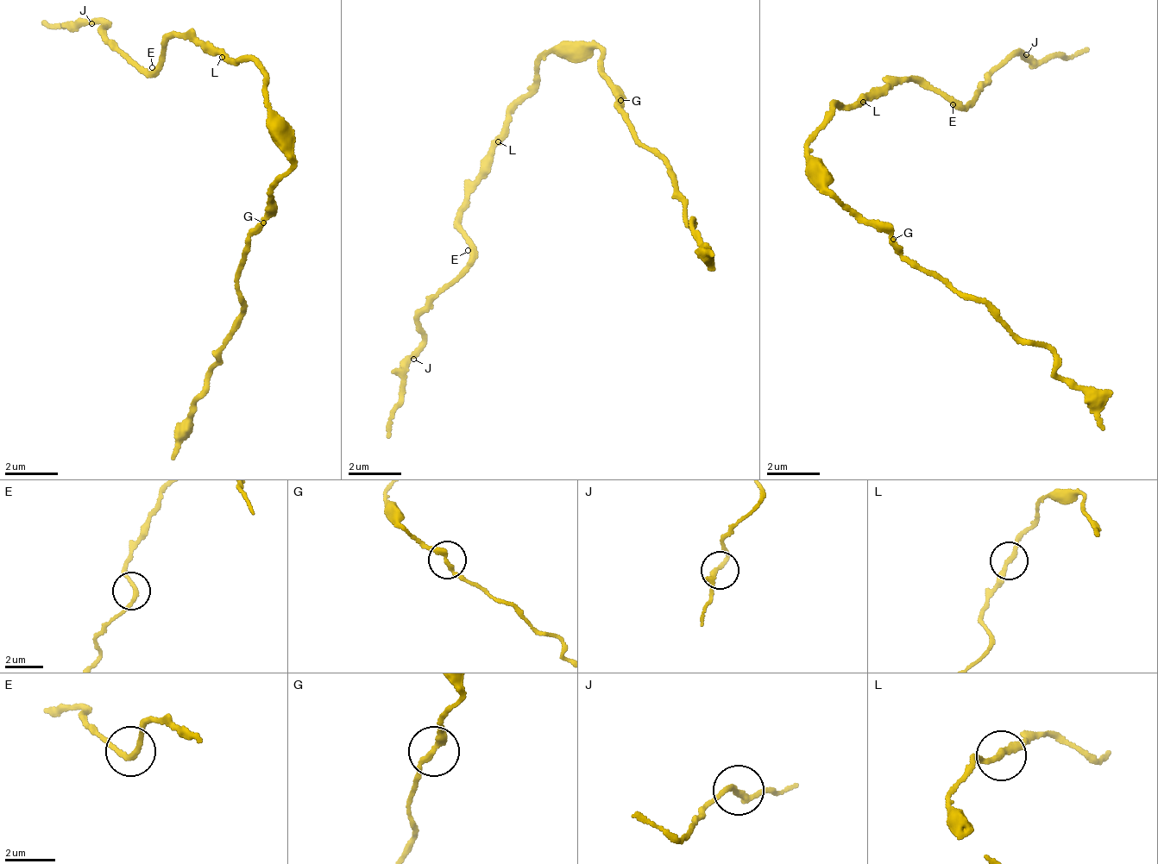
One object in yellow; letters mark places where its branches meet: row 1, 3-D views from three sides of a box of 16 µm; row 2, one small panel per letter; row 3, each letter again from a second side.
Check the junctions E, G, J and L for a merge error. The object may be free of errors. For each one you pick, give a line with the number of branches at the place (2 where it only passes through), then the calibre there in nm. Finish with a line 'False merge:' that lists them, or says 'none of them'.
False merge: none of them

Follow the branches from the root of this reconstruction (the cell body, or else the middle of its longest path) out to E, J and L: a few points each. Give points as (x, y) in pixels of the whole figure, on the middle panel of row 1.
E: (537, 68), (537, 80), (506, 122), (488, 178), (459, 215), (459, 233), (470, 241), (468, 250)
J: (537, 68), (506, 122), (488, 178), (459, 215), (474, 264), (420, 318), (425, 337), (413, 359)
L: (537, 68), (537, 80), (506, 122), (506, 134), (498, 141)

